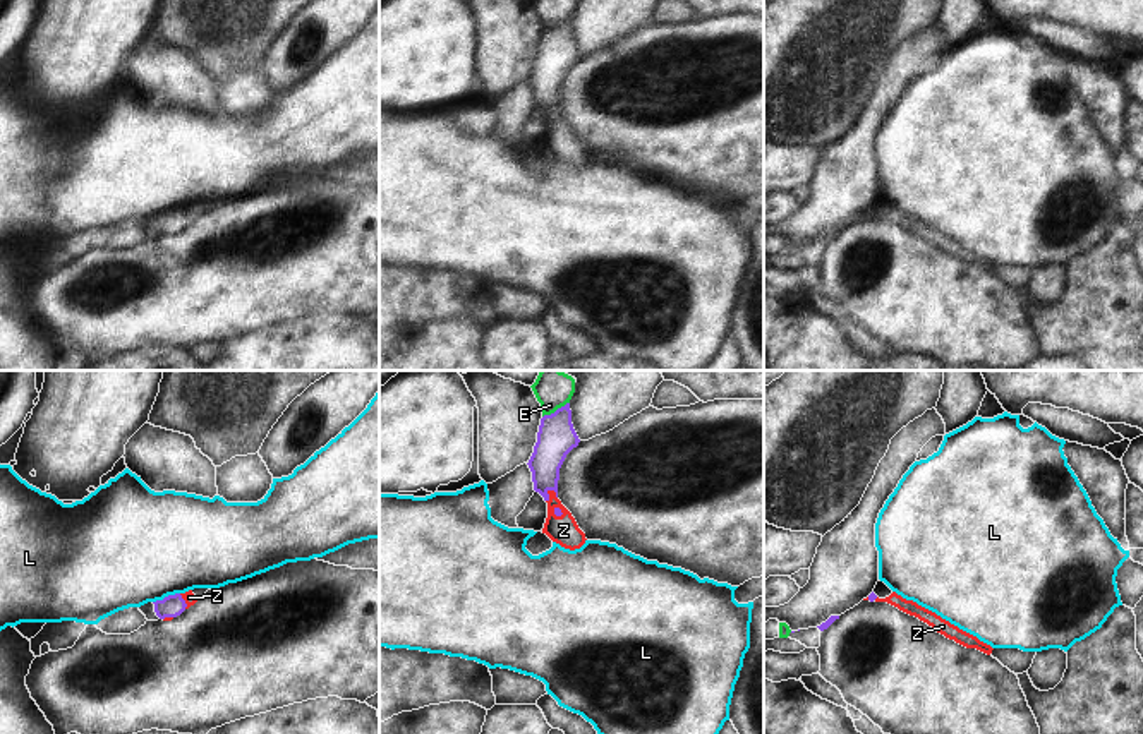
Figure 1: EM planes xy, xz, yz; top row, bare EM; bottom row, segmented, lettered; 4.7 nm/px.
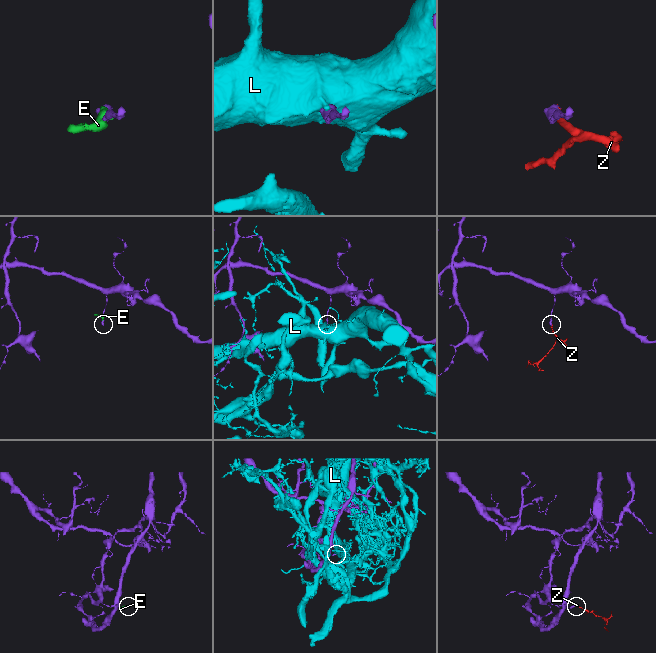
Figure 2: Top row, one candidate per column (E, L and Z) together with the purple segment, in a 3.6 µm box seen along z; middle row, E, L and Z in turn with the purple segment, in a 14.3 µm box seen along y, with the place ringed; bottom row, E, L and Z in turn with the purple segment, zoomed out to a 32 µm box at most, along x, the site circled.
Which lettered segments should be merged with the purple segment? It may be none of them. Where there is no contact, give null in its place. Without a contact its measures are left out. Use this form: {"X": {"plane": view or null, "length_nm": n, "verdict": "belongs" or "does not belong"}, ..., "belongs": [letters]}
{"E": {"plane": "xz", "length_nm": 150, "verdict": "does not belong"}, "L": {"plane": "xy", "length_nm": 140, "verdict": "does not belong"}, "Z": {"plane": "xz", "length_nm": 70, "verdict": "belongs"}, "belongs": ["Z"]}

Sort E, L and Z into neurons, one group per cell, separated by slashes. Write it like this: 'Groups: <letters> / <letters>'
Groups: E L / Z

